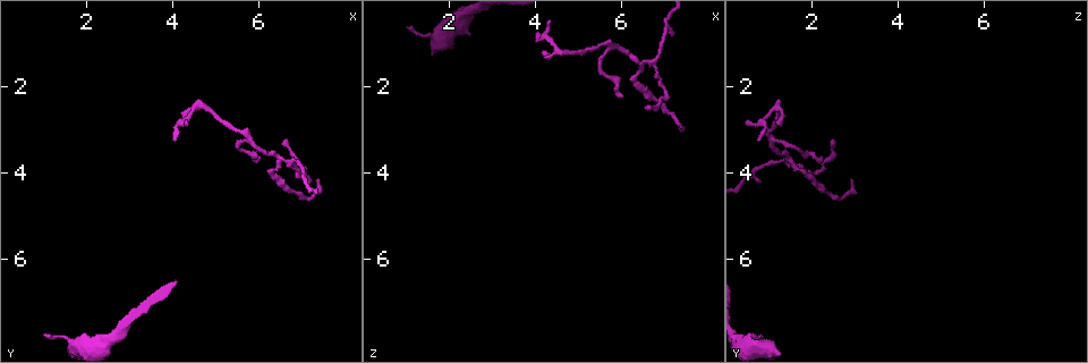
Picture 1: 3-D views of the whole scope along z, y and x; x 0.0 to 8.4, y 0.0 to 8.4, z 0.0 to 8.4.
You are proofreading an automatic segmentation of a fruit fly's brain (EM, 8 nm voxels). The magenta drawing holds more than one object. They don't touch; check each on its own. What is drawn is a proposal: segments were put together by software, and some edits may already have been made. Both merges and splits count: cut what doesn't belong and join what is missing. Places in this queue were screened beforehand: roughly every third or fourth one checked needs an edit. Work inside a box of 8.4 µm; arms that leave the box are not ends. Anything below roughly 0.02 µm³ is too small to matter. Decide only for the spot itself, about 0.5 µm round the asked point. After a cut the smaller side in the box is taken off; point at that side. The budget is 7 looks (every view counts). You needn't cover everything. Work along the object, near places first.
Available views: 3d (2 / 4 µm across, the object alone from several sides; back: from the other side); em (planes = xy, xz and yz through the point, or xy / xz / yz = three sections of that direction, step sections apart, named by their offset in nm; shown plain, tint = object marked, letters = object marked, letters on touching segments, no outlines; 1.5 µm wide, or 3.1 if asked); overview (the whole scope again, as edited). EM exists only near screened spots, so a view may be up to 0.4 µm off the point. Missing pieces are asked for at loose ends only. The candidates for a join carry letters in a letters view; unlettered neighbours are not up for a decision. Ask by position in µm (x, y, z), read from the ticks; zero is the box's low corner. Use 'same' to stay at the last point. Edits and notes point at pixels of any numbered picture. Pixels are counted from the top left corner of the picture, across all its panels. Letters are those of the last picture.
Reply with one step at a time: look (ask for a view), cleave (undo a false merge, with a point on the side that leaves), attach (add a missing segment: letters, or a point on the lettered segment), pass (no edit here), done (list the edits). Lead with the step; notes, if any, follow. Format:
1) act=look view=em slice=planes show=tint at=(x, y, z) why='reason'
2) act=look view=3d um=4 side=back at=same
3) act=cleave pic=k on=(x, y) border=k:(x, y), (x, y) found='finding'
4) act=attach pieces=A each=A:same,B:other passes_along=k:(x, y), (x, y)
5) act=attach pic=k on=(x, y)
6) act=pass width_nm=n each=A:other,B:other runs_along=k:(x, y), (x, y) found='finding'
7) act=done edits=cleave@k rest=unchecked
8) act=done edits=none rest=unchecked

act=look view=em slice=planes show=tint at=(6.40, 3.65, 1.45) why='branch point'

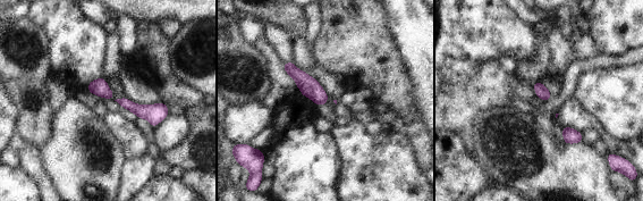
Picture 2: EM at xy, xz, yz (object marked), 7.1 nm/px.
act=look view=em slice=planes show=letters at=same

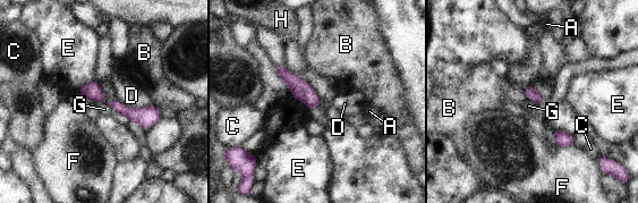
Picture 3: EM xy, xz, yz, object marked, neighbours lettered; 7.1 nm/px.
act=pass each=A:other,B:other,C:other,D:other,E:other,F:other,G:other,H:other border=3:(94, 101), (108, 103), (129, 120) found='continuous, no second neuron'

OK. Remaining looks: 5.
act=look view=em slice=xz step=8 show=letters at=(7.35, 4.15, 2.90) why='tapers out'

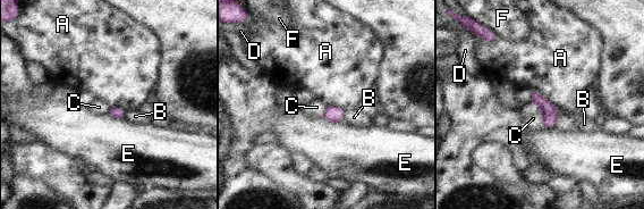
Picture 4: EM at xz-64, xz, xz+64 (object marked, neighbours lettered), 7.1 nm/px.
act=look view=em slice=yz step=8 show=letters at=same why='cut it another way'

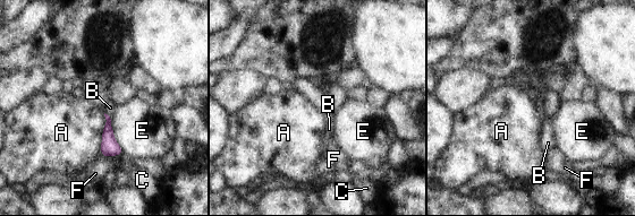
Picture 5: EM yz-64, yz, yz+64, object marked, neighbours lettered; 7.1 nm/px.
act=pass each=A:other,B:other,C:other,E:other,F:other border=5:(104, 112), (111, 119) found='none of them fits'

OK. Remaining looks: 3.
act=look view=3d um=4 at=(1.05, 7.75, 0.65) why='tapers out'

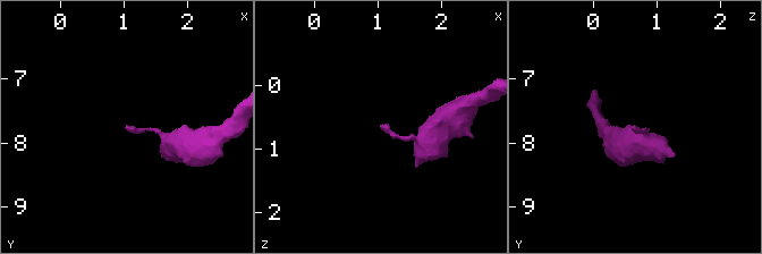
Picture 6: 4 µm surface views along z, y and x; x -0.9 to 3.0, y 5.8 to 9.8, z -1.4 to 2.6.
act=look view=em slice=xy step=8 show=letters at=(1.05, 7.80, 0.55)

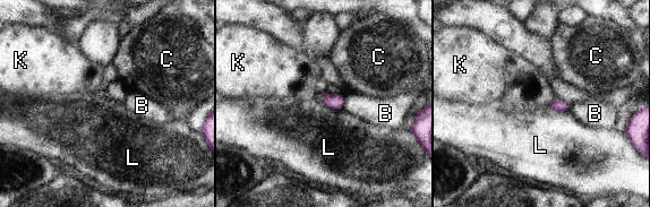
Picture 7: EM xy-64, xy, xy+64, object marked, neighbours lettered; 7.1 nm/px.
act=look view=em slice=yz step=8 show=letters at=same why='another direction'

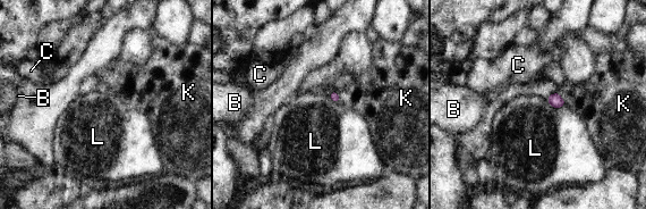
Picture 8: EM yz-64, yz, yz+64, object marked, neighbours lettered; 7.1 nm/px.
act=pass longest_contact=L:150nm each=B:other,C:other,K:other,L:other found='no lettered segment goes on from it'

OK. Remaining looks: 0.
act=done edits=none rest=unchecked

